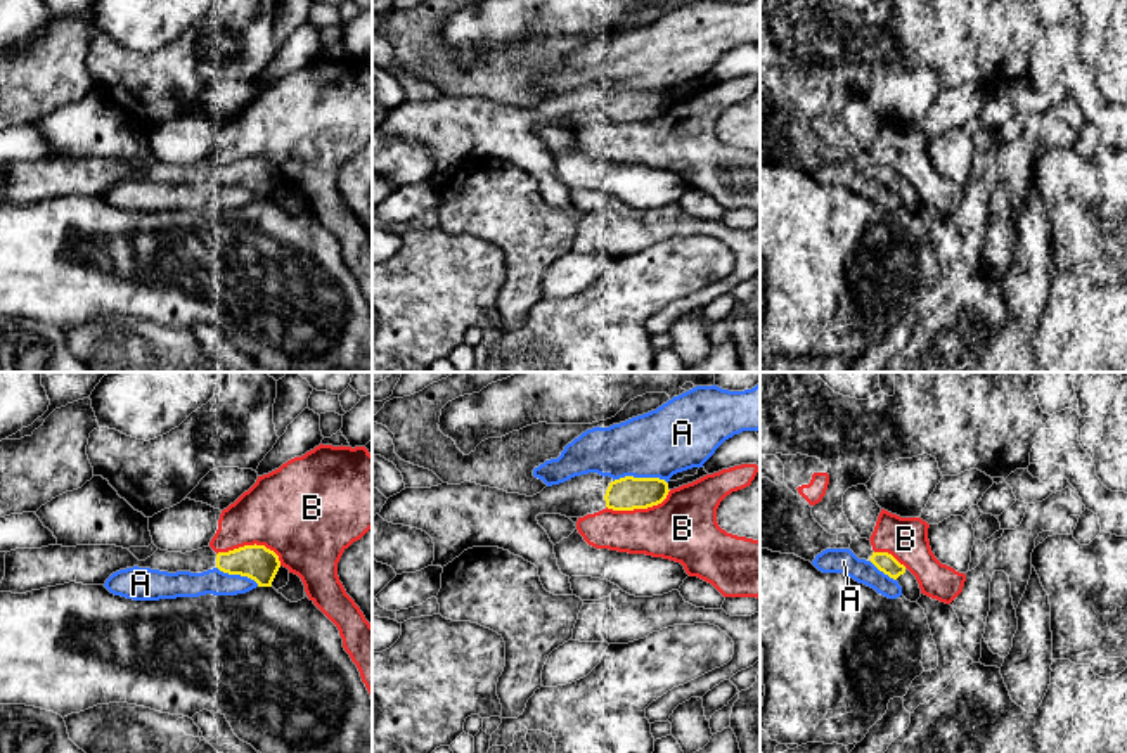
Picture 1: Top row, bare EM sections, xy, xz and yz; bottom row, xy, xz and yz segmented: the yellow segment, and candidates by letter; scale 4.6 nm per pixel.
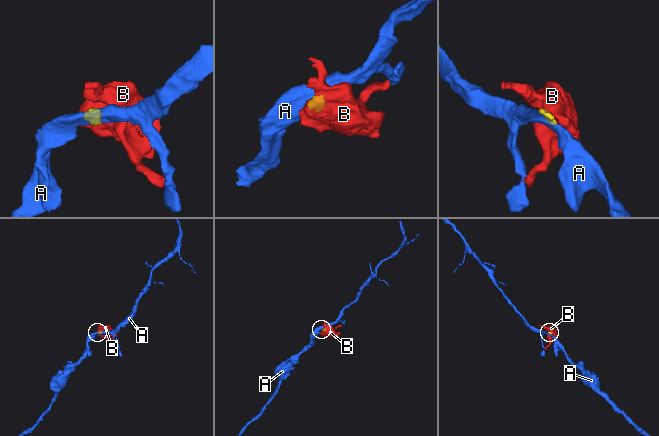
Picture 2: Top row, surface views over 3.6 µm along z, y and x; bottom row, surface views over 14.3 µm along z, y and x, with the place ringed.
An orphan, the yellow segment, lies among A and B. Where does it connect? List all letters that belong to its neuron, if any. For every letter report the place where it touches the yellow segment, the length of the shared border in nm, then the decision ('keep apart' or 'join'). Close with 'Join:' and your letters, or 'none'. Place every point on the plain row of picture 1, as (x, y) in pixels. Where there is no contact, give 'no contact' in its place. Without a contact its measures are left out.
A: xz (641, 90) | 260 nm | keep apart
B: xy (251, 158) | 300 nm | keep apart
Join: none

